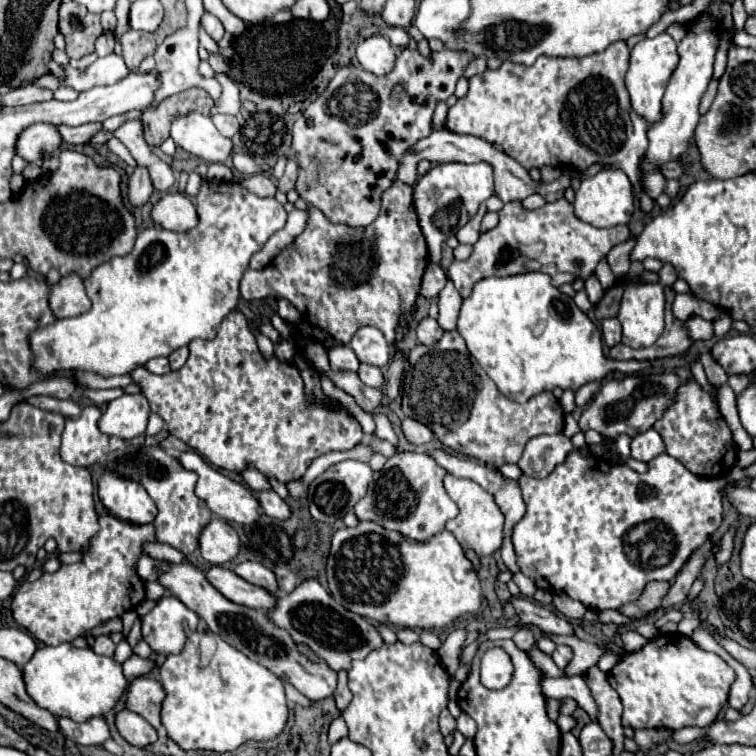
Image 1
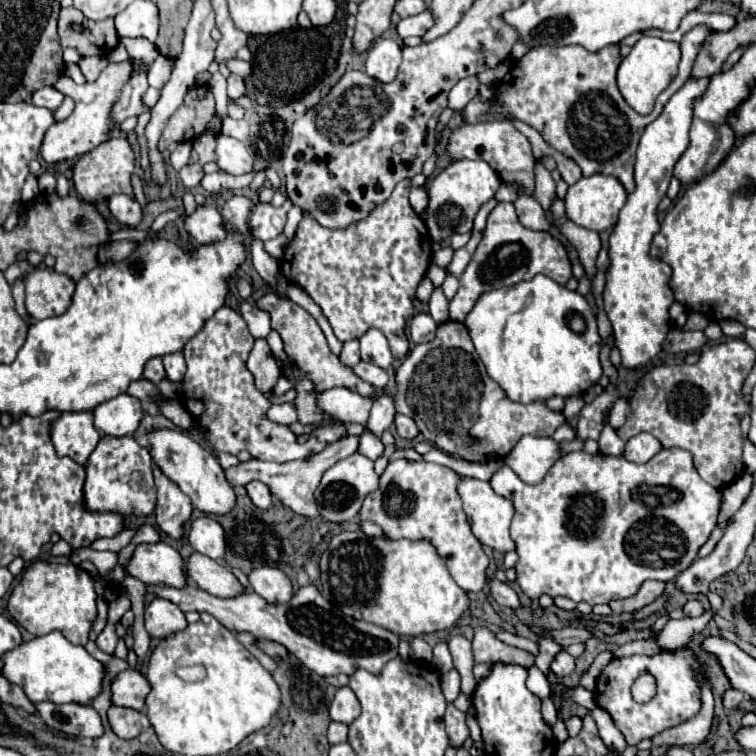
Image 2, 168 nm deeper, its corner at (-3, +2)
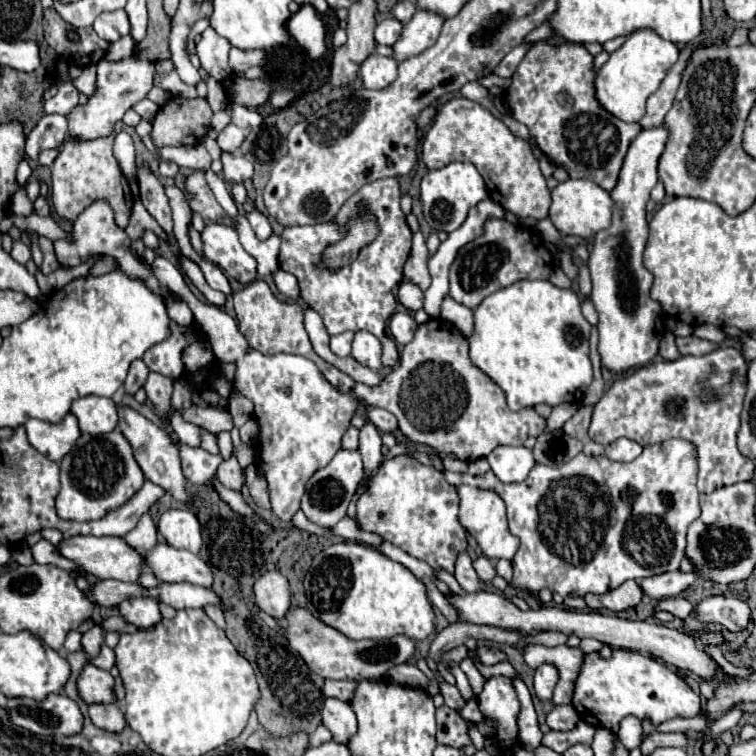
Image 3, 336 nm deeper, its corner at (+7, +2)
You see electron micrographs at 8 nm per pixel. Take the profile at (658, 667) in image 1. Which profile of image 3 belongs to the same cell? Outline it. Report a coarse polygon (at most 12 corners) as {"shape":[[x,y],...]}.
{"shape":[[633,650],[585,654],[573,708],[617,732],[693,718],[701,700],[671,666]]}

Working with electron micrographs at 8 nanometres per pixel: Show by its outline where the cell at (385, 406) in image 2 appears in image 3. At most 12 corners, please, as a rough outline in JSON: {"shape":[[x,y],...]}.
{"shape":[[369,420],[361,428],[359,452],[365,468],[363,482],[377,472],[381,434]]}

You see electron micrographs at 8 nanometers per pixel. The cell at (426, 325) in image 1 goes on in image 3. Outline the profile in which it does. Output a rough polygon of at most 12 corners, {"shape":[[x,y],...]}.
{"shape":[[407,312],[389,318],[389,332],[399,344],[411,342],[417,324]]}

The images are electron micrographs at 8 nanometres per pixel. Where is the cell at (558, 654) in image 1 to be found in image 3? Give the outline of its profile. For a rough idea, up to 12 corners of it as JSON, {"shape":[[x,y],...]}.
{"shape":[[543,664],[535,670],[533,690],[549,702],[557,684],[557,668]]}

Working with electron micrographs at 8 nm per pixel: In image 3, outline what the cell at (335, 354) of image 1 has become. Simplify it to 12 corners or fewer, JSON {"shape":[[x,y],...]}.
{"shape":[[353,332],[331,336],[331,350],[337,356],[351,354]]}

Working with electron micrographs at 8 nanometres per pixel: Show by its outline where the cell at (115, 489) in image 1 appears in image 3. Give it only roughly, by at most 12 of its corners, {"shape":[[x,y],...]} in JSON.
{"shape":[[117,428],[59,462],[57,516],[99,520],[145,480]]}

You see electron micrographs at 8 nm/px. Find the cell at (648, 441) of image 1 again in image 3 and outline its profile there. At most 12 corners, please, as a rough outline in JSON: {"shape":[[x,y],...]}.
{"shape":[[629,438],[605,446],[609,460],[629,462],[641,454],[641,446]]}

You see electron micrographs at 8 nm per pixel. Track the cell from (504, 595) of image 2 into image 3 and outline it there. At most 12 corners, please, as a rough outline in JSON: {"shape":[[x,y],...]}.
{"shape":[[467,552],[457,556],[455,578],[465,592],[481,588]]}

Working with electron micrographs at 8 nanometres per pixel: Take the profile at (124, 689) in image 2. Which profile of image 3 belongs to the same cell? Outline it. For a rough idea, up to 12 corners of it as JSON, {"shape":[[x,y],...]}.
{"shape":[[85,664],[77,692],[87,704],[115,702],[113,676]]}

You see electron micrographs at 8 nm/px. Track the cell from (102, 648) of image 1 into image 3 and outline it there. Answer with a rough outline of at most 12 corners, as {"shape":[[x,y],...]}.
{"shape":[[99,626],[87,630],[81,646],[87,656],[97,656],[103,644]]}

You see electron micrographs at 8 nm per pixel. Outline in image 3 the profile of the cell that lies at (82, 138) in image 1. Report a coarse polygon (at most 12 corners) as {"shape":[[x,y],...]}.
{"shape":[[149,98],[133,106],[141,118],[151,120],[159,106]]}

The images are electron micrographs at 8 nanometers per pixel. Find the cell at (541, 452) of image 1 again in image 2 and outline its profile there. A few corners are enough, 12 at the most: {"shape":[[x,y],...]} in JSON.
{"shape":[[523,436],[505,464],[539,484],[561,458],[553,438]]}

